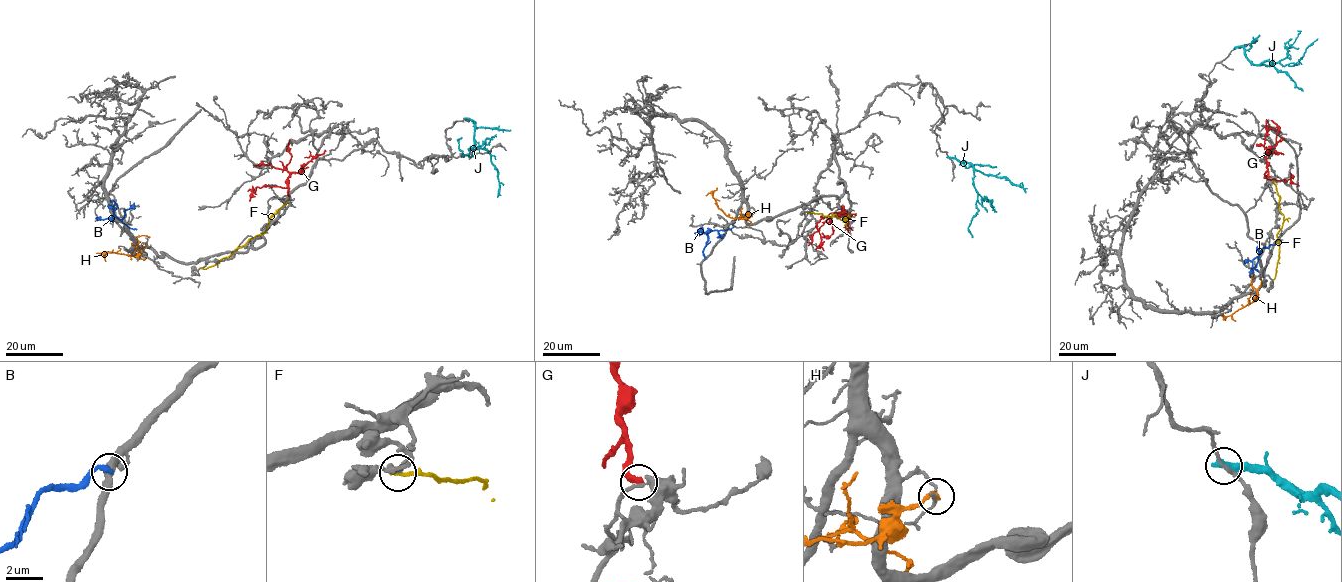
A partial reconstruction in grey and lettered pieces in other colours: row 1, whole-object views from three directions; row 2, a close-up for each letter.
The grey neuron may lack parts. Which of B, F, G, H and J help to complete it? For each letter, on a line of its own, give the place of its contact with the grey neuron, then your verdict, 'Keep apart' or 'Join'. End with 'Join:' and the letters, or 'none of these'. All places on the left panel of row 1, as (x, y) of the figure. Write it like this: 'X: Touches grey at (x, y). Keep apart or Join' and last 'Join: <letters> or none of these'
B: Touches grey at (111, 201). Keep apart
F: Touches grey at (200, 267). Keep apart
G: Touches grey at (288, 196). Join
H: Touches grey at (145, 259). Keep apart
J: Touches grey at (465, 118). Keep apart
Join: G

